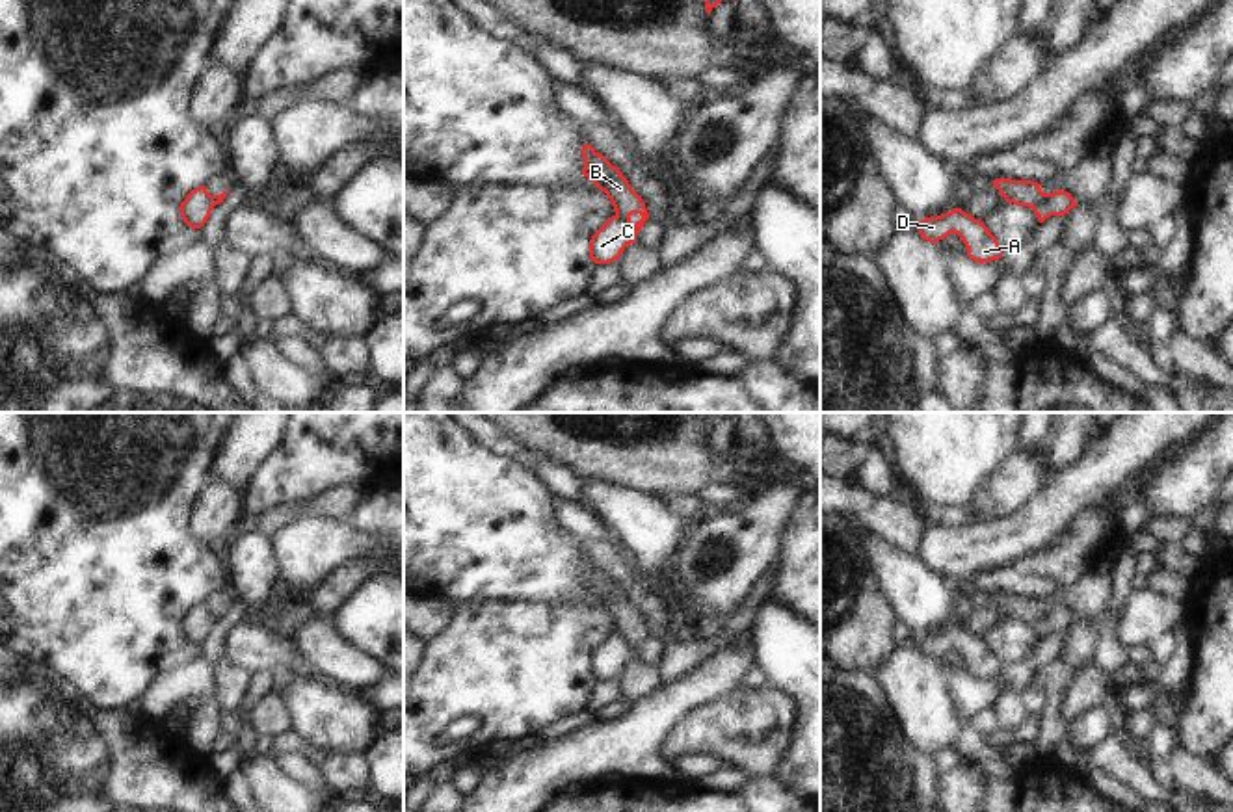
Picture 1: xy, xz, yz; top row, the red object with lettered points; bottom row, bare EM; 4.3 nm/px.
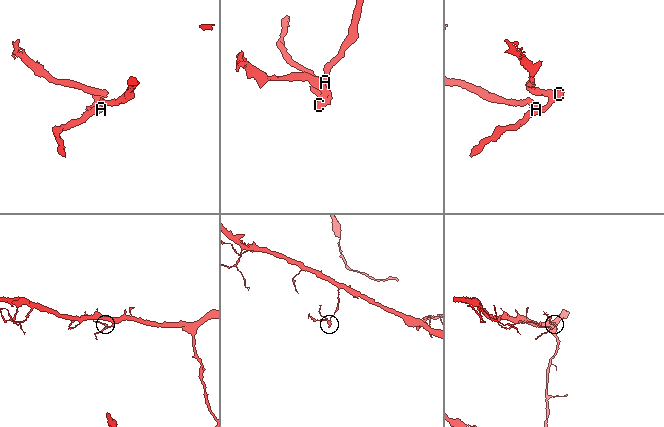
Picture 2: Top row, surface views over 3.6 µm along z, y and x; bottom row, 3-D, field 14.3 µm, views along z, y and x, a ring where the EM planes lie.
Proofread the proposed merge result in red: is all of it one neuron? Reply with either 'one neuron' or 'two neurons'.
two neurons

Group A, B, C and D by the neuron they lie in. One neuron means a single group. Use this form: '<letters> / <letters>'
A C D / B

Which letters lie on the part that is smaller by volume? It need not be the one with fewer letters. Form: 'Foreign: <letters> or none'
Foreign: B

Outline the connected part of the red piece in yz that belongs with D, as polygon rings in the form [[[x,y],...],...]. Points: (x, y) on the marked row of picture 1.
[[[954,208],[935,217],[924,217],[915,225],[921,238],[930,243],[937,243],[952,232],[958,234],[967,247],[967,256],[974,262],[984,264],[1002,256],[997,238],[988,230],[984,221],[974,219],[961,208]]]

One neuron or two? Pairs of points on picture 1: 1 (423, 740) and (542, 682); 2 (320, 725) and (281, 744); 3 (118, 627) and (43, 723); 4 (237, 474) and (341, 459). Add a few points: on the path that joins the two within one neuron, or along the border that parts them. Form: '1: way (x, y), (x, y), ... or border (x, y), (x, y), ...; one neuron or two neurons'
1: way (445, 708), (471, 682), (510, 682); one neuron
2: border (291, 729), (304, 742); two neurons
3: border (36, 662), (62, 677), (90, 703), (110, 710); two neurons
4: border (279, 439), (240, 495); two neurons

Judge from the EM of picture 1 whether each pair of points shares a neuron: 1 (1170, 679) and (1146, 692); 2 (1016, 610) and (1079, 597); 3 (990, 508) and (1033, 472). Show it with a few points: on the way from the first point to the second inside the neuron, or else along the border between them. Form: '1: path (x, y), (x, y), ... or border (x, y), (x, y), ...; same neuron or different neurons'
1: path (1165, 682), (1152, 690); same neuron
2: path (1031, 610), (1064, 597); same neuron
3: path (1001, 497), (1021, 476); same neuron

